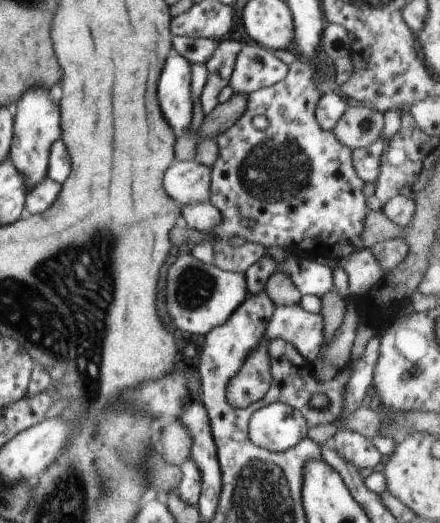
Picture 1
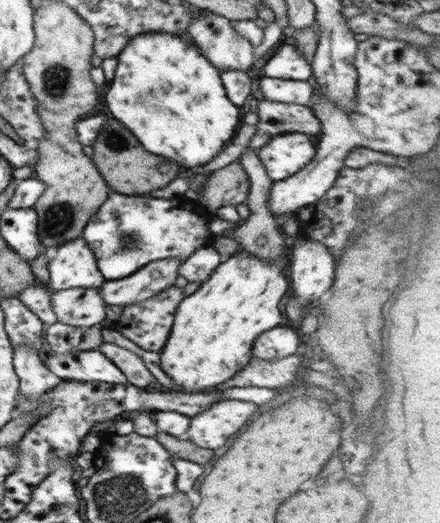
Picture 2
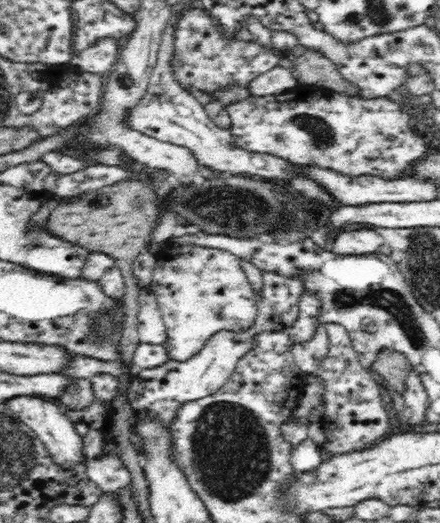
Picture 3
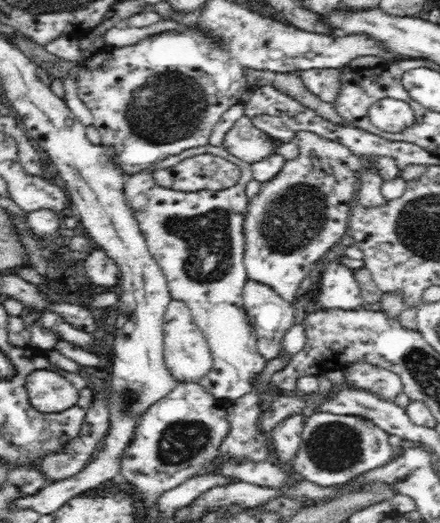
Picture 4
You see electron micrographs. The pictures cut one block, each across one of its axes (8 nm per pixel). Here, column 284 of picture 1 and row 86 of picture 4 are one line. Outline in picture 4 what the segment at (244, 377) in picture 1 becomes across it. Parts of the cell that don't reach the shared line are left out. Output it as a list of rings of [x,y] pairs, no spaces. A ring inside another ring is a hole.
[[[318,69],[299,72],[305,87],[320,100],[332,103],[340,92],[340,69]]]

